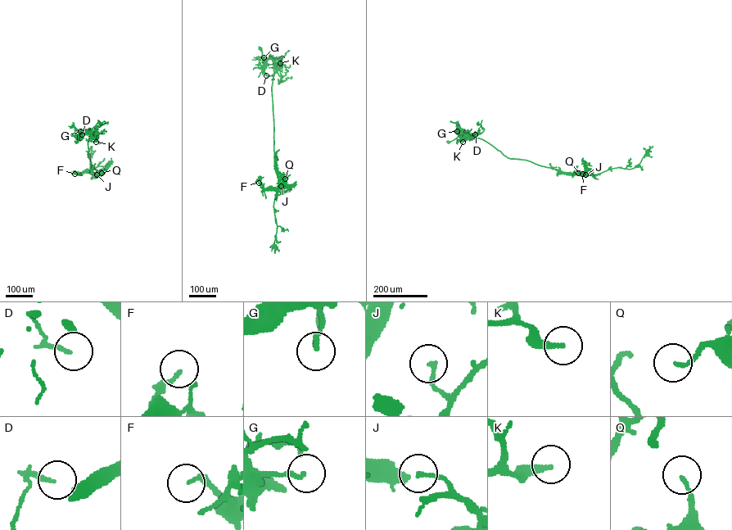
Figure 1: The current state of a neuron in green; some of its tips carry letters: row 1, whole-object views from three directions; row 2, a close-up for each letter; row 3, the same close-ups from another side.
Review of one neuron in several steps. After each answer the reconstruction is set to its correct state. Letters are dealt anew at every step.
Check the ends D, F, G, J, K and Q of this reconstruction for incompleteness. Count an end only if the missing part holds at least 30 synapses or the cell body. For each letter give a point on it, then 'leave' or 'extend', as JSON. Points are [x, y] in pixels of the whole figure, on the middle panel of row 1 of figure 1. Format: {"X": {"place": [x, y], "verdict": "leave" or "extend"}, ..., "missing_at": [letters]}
{"D": {"place": [266, 75], "verdict": "leave"}, "F": {"place": [259, 183], "verdict": "leave"}, "G": {"place": [264, 57], "verdict": "leave"}, "J": {"place": [281, 186], "verdict": "leave"}, "K": {"place": [280, 63], "verdict": "leave"}, "Q": {"place": [285, 178], "verdict": "leave"}, "missing_at": []}

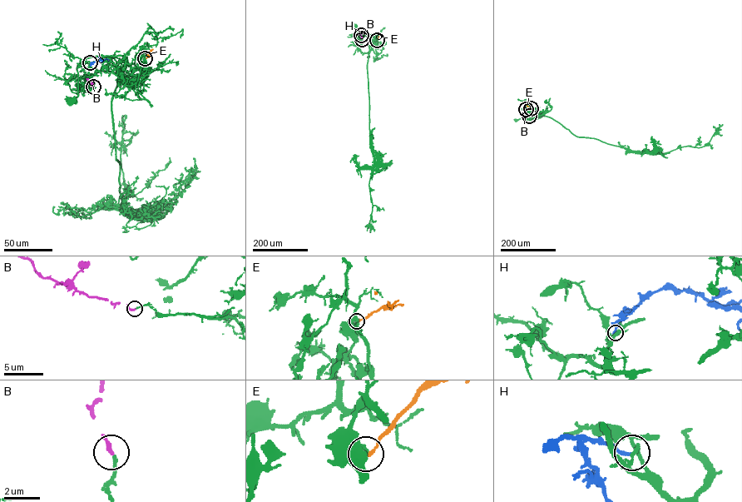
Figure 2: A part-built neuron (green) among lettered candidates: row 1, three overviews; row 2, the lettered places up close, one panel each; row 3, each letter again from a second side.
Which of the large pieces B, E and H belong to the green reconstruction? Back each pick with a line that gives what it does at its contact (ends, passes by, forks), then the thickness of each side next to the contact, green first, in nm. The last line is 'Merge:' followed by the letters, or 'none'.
B: it ends there; 160 nm thick on the green side, 220 nm on the other
Merge: B

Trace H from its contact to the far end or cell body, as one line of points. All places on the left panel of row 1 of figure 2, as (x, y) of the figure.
H: (90, 62), (101, 62)

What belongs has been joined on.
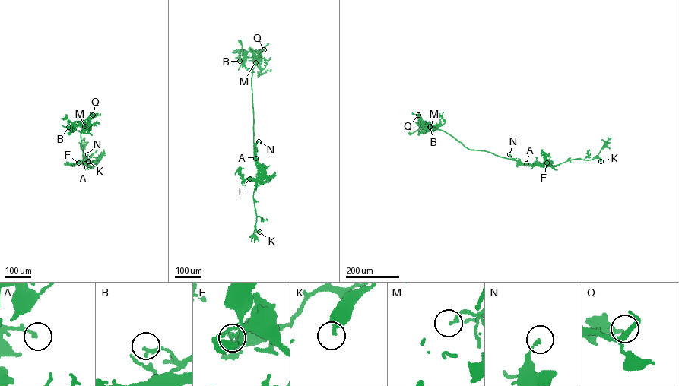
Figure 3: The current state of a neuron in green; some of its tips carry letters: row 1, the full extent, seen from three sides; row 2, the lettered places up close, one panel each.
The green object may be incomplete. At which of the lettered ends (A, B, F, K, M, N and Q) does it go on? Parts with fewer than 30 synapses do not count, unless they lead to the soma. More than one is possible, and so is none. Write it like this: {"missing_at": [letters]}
{"missing_at": []}

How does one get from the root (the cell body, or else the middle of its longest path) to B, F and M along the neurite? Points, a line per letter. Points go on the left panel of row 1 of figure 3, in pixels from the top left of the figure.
B: (69, 134), (73, 122), (84, 121), (85, 123), (82, 129), (80, 125), (68, 127)
F: (69, 134), (72, 123), (84, 121), (80, 133), (81, 149), (84, 164), (89, 166), (78, 162)
M: (69, 134), (74, 121), (84, 121), (83, 128), (84, 126)

